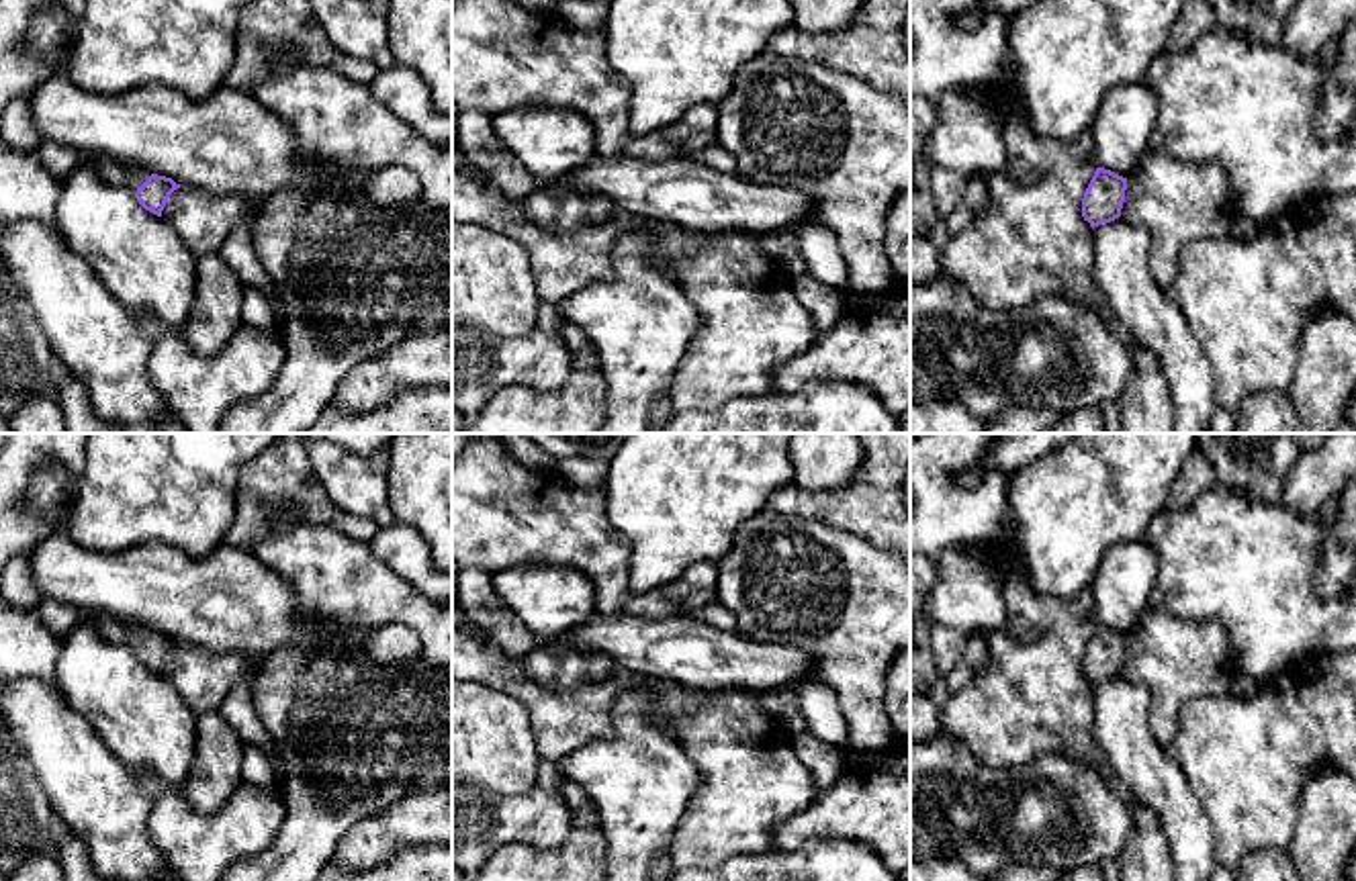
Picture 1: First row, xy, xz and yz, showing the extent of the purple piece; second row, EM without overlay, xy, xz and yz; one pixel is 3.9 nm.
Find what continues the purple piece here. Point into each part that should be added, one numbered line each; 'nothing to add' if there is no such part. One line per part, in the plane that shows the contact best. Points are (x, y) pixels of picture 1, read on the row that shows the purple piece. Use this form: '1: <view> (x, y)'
1: xy (115, 172)

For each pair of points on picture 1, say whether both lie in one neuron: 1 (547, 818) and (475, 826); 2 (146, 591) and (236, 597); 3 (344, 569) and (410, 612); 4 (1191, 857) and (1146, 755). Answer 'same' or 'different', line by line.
1: same
2: same
3: same
4: same

